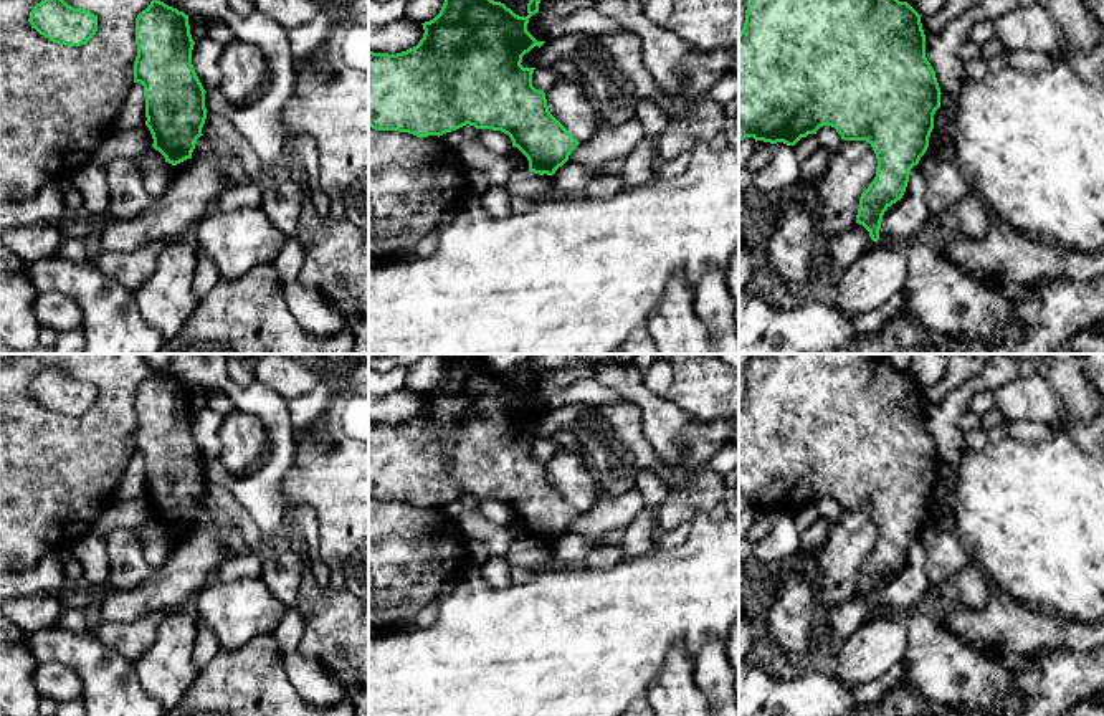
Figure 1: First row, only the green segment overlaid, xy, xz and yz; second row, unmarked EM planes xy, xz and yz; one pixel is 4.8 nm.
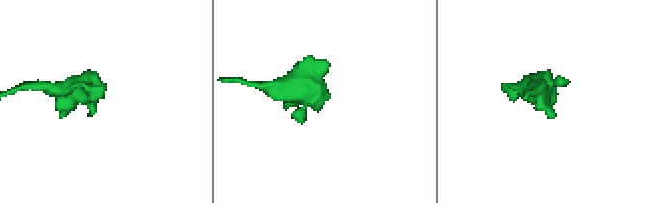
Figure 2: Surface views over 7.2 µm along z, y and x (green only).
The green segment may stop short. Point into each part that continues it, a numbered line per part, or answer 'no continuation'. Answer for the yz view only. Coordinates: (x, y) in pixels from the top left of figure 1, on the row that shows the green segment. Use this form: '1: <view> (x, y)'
no continuation

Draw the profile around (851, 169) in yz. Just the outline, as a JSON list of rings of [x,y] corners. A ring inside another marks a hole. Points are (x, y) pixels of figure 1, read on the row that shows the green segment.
[[[843,141],[816,187],[821,240],[828,243],[856,223],[859,197],[876,177],[878,159],[866,141]]]

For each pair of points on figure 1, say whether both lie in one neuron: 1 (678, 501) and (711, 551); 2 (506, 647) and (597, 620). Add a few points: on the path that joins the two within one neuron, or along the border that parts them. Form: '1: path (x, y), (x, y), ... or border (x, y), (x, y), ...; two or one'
1: border (706, 513), (696, 513), (690, 520); two
2: path (529, 647), (571, 647), (574, 644); one

